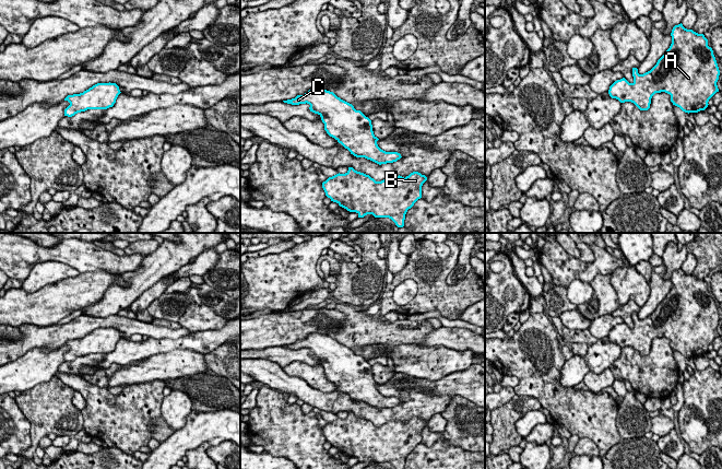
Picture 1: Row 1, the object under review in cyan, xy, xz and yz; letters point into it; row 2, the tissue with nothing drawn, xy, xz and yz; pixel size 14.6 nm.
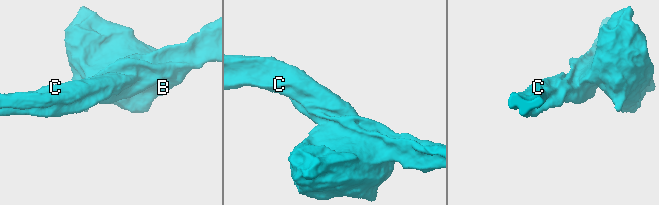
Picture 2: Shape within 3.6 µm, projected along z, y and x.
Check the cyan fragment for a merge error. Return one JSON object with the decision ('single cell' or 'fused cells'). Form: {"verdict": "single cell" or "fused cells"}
{"verdict": "single cell"}

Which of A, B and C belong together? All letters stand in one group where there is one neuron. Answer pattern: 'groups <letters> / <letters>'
groups A B C

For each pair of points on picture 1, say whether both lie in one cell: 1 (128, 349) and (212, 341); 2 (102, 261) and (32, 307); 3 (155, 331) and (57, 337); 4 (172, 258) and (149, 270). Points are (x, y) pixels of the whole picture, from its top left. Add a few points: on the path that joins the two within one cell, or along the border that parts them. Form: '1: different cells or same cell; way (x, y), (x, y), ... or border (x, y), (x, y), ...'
1: same cell; way (149, 347), (191, 341)
2: different cells; border (111, 272), (84, 271), (81, 273)
3: same cell; way (131, 327), (120, 323), (90, 323), (81, 326)
4: same cell; way (166, 259), (154, 268)

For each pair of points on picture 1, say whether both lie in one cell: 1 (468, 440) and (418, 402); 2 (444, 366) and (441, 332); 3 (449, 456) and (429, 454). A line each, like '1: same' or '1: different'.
1: different
2: different
3: same

